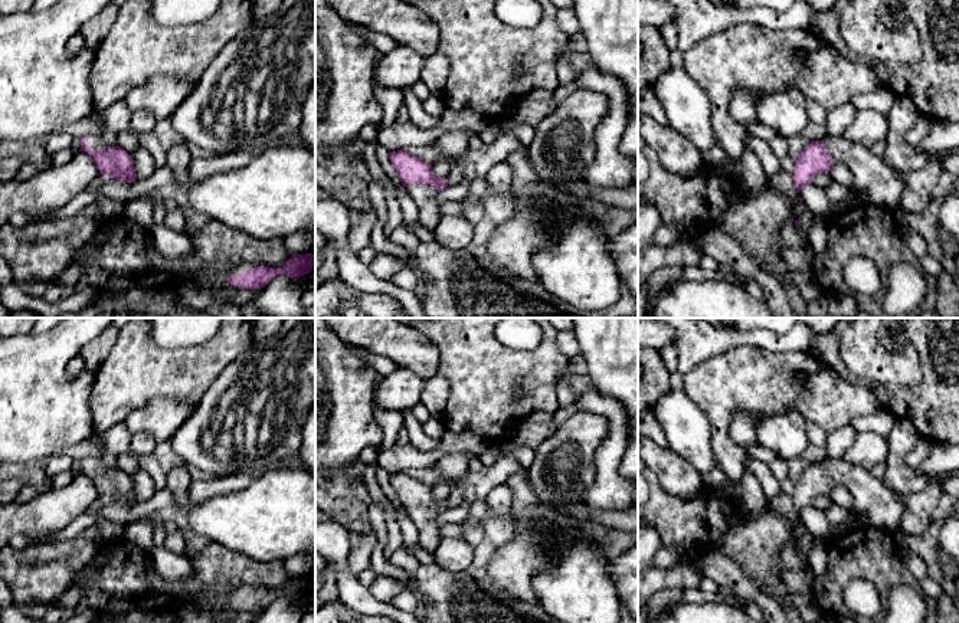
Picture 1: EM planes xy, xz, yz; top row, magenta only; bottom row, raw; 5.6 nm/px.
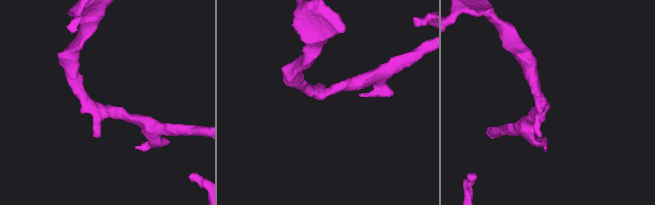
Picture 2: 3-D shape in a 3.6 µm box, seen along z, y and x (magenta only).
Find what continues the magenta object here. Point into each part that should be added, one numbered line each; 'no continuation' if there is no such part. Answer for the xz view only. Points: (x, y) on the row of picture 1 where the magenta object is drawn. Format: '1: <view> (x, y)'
1: xz (424, 196)

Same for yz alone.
1: yz (881, 186)

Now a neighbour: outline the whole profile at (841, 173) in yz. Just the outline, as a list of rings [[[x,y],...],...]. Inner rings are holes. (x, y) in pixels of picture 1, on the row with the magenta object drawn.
[[[838,161],[828,173],[829,178],[845,186],[847,188],[852,187],[852,170],[844,161]]]

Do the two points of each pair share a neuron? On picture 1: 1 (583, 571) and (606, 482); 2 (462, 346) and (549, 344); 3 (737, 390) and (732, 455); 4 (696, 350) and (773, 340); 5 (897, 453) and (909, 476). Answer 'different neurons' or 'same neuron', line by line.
1: different neurons
2: same neuron
3: same neuron
4: same neuron
5: same neuron

